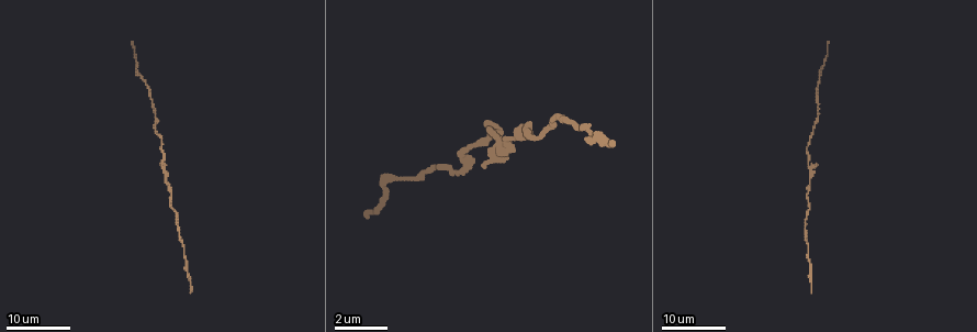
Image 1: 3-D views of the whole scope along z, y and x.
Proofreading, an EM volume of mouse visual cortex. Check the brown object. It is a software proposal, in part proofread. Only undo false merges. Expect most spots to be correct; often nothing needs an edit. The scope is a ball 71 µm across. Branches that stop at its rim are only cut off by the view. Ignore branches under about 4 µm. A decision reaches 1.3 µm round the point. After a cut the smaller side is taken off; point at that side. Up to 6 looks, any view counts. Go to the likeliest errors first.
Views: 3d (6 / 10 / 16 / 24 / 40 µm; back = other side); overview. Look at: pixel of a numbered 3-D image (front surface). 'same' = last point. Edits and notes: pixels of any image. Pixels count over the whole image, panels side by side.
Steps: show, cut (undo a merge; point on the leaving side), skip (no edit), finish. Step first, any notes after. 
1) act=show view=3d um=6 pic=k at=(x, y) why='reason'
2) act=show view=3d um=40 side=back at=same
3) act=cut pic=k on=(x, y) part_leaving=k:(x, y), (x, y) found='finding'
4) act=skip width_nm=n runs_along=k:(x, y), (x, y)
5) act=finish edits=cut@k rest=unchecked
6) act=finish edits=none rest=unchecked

act=show view=3d um=16 pic=1 at=(809, 164) why='three-way junction'

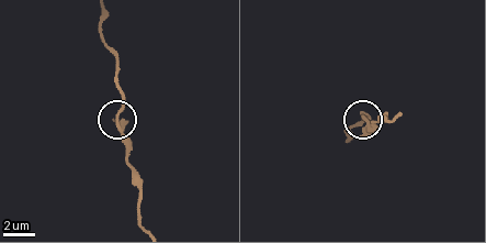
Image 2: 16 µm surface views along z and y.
act=show view=3d um=10 pic=2 at=(364, 115)

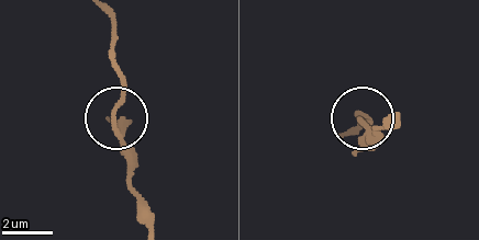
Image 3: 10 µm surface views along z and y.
act=skip side_arm_um=23 runs_along=3:(113, 118), (120, 77), (113, 54) found='one neuron here'

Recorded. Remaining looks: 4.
act=show view=3d um=24 pic=1 at=(183, 257) why='calibre changes'

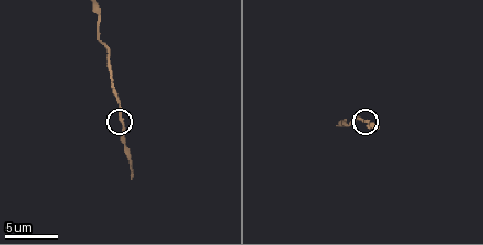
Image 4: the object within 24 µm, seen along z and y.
act=show view=3d um=10 pic=4 at=(120, 119)

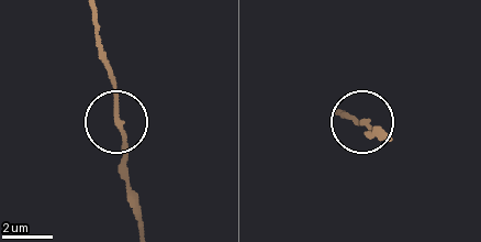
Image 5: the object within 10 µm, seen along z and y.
act=skip runs_along=5:(93, 22), (98, 53), (116, 98), (123, 177) found='one neuron here'

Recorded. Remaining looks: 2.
act=show view=3d um=16 pic=1 at=(819, 116) why='calibre changes'

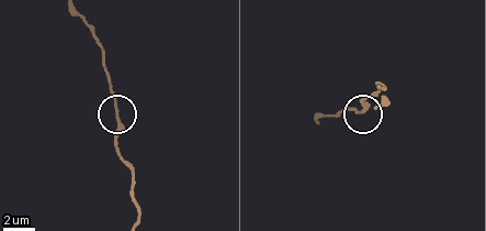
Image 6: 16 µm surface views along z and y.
act=show view=3d um=10 pic=6 at=(363, 112)

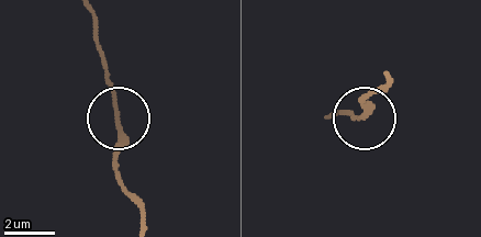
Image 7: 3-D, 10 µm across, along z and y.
act=skip found='continuous, no second neuron'

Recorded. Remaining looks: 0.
act=finish edits=none rest=unchecked

